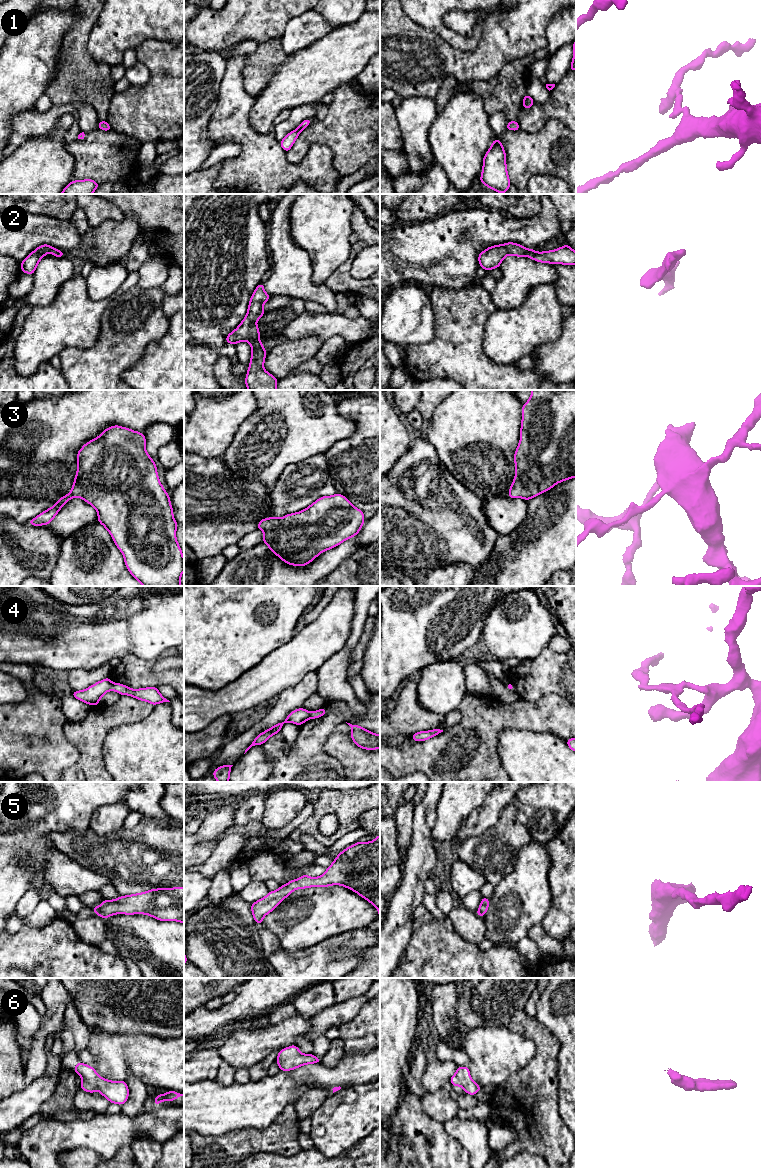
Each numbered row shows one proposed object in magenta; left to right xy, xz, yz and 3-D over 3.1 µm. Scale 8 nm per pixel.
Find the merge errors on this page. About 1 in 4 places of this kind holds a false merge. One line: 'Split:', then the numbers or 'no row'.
Split: no row

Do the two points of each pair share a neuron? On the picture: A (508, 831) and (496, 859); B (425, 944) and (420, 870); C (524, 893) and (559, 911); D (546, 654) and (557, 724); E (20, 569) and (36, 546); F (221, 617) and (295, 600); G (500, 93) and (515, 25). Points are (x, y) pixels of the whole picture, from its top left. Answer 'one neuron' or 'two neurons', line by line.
A: one neuron
B: two neurons
C: two neurons
D: two neurons
E: one neuron
F: one neuron
G: two neurons

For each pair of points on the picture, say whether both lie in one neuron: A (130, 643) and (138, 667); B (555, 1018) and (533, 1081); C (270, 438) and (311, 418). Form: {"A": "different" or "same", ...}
{"A": "different", "B": "different", "C": "same"}

